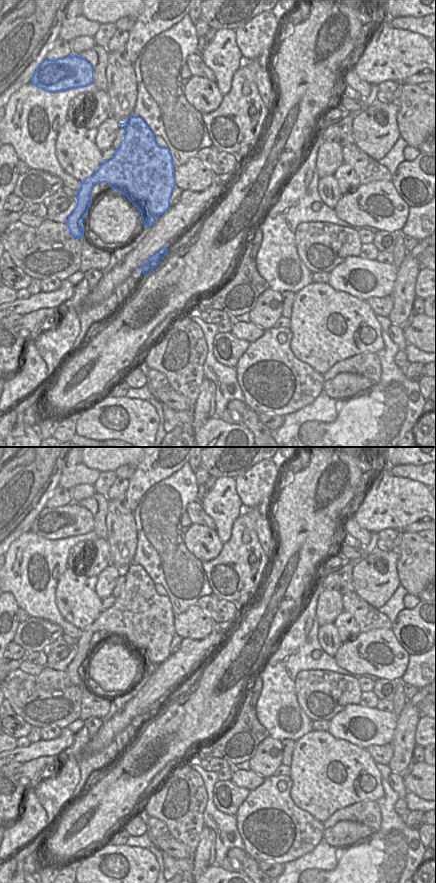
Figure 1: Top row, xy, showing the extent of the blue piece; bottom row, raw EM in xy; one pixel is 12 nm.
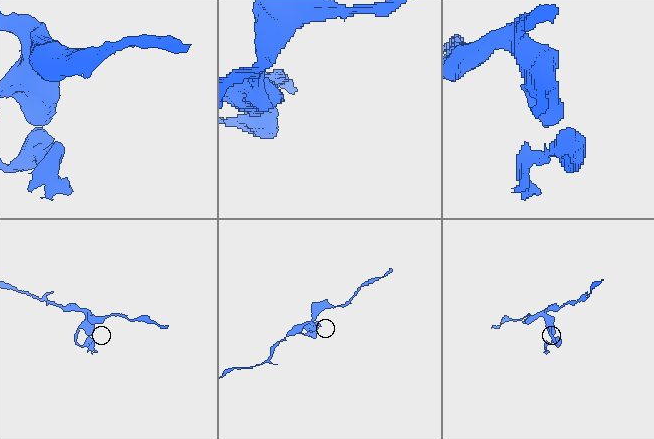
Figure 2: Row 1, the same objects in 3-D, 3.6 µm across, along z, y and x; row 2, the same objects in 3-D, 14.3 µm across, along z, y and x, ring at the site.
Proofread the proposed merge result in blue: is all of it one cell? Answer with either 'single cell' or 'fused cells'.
fused cells

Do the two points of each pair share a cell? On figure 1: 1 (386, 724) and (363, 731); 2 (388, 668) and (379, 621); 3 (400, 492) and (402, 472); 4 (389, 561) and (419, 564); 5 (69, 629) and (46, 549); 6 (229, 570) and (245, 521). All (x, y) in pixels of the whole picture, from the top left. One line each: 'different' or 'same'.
1: same
2: different
3: different
4: different
5: same
6: same

